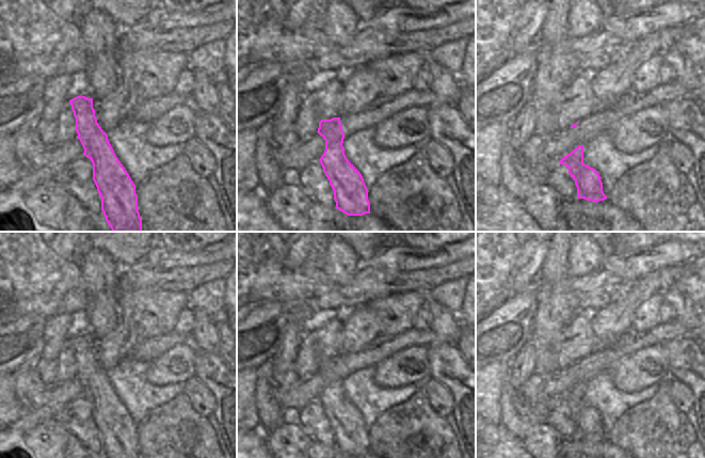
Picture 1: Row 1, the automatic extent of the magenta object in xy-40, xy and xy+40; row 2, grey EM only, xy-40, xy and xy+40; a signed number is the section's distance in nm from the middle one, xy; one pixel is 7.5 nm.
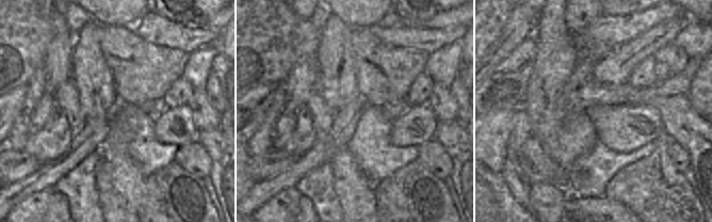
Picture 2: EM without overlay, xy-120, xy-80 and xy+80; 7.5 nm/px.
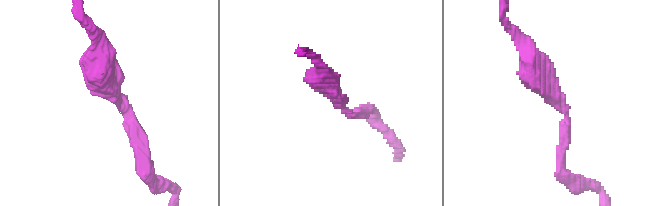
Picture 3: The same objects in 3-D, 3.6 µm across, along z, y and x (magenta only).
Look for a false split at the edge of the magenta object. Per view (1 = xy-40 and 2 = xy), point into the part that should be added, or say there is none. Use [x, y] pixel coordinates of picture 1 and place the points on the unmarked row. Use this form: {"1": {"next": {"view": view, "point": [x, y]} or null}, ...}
{"1": {"next": null}, "2": {"next": null}}

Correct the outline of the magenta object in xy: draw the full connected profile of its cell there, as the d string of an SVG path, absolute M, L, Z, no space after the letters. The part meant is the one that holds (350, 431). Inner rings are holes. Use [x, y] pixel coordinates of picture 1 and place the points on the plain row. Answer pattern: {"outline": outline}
{"outline": "M340 357L321 359L317 372L325 379L325 390L319 400L334 430L336 447L348 455L370 453L364 417L345 394Z"}

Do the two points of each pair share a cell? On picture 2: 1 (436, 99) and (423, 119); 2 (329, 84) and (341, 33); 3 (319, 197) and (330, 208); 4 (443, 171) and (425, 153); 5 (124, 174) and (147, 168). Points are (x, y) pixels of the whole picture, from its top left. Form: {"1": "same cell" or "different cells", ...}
{"1": "different cells", "2": "same cell", "3": "same cell", "4": "same cell", "5": "different cells"}

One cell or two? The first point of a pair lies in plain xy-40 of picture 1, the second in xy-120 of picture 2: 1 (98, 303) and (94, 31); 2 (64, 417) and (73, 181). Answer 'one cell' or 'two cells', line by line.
1: one cell
2: one cell

